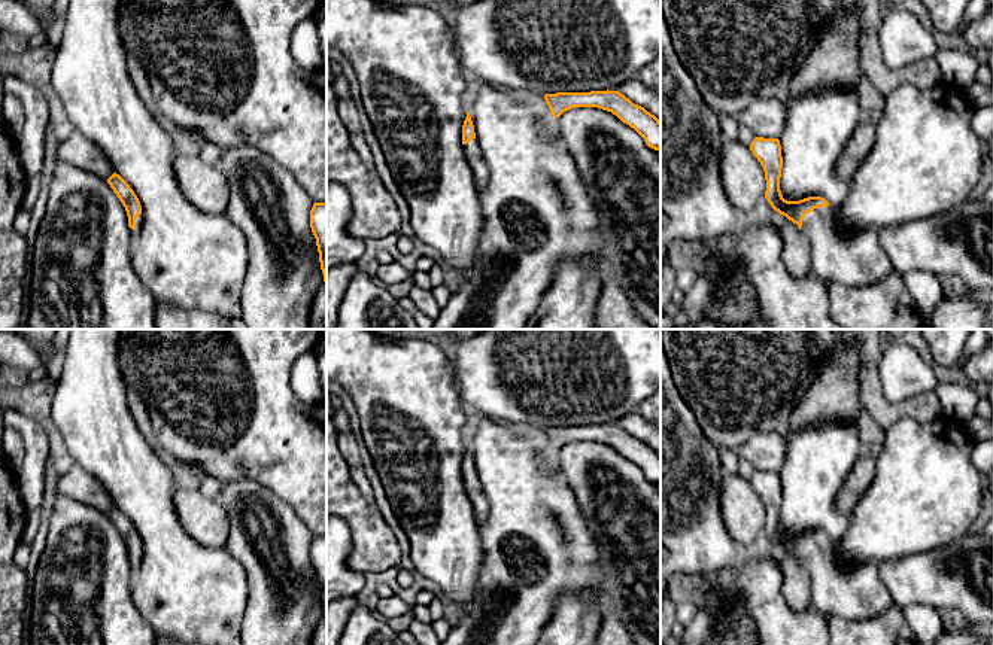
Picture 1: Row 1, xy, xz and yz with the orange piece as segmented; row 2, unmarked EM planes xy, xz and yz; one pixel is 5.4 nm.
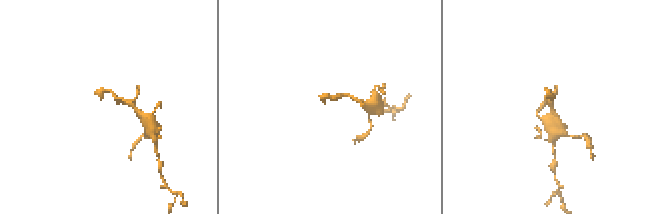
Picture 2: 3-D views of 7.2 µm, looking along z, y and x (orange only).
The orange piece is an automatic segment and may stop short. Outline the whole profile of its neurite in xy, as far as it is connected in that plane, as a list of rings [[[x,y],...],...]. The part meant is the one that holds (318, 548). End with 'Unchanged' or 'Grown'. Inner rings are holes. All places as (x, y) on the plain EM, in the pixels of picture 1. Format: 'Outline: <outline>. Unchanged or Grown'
Outline: [[[327,535],[313,538],[310,544],[310,562],[316,572],[321,603],[327,617]]]. Unchanged

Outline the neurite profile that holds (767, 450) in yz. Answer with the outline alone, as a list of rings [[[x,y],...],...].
[[[760,432],[745,441],[737,453],[756,471],[780,474],[787,454],[787,441],[777,432]]]

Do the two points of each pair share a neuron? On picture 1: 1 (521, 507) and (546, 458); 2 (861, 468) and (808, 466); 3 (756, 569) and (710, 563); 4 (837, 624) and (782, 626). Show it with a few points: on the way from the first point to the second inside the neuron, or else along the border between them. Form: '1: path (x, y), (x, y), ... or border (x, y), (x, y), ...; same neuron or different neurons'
1: path (525, 495), (525, 478), (534, 469); same neuron
2: border (859, 455), (835, 499); different neurons
3: border (747, 553), (732, 569), (705, 581); different neurons
4: border (832, 615), (828, 629); different neurons

